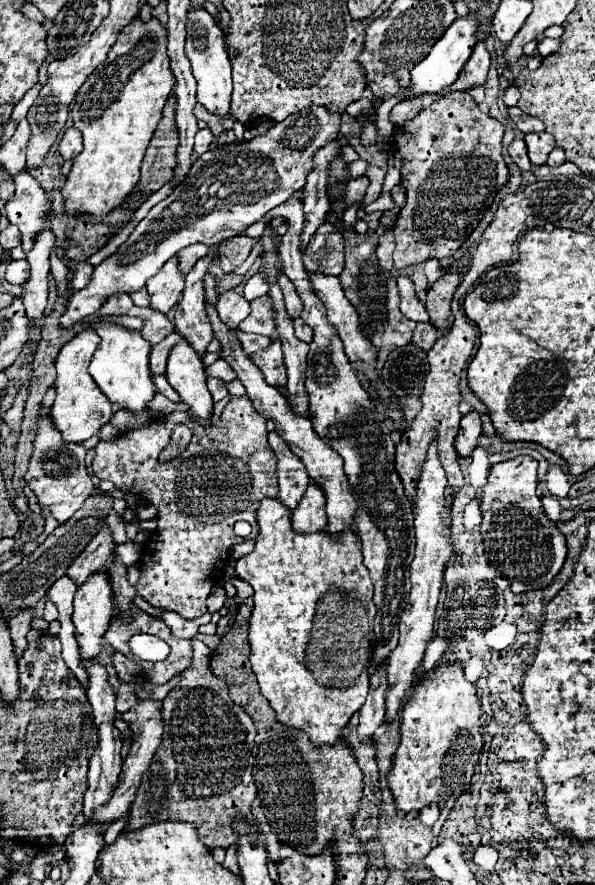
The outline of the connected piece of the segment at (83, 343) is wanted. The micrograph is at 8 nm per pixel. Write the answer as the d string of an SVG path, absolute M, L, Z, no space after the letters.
M94 329L80 331L72 341L68 341L56 359L56 399L50 409L50 417L54 427L62 433L62 439L66 443L84 443L92 435L96 435L102 425L106 425L112 417L112 405L106 401L106 395L94 385L92 377L88 375L88 365L92 359L92 353L98 347L98 335Z

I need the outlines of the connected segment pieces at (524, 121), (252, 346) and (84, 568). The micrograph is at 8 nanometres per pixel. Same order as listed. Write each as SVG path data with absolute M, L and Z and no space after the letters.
M510 107L508 109L508 115L510 115L510 119L514 121L514 125L522 133L538 133L538 131L544 131L542 121L536 121L536 117L530 117L530 115L522 113L518 107Z
M238 331L238 341L240 341L240 345L242 345L242 349L244 349L246 355L256 353L260 349L266 349L266 343L270 343L268 337L252 335L252 333L242 333L242 331Z
M100 529L98 535L90 541L90 545L74 559L74 563L68 569L68 577L80 587L90 575L94 575L98 569L102 569L114 549L114 541L108 529Z

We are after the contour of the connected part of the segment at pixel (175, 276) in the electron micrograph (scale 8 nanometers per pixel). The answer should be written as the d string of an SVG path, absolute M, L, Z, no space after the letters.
M172 257L166 261L164 267L154 277L150 277L146 289L150 295L150 307L154 311L168 313L184 289L184 277L178 271L178 259Z

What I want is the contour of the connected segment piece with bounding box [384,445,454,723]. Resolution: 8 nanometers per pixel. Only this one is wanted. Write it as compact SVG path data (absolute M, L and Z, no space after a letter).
M430 445L428 449L428 459L422 469L422 477L418 481L418 493L416 493L416 507L414 507L414 529L416 529L416 557L412 561L410 569L410 581L412 581L412 591L410 599L406 605L406 611L402 613L400 619L400 641L398 647L390 653L386 659L386 679L388 679L388 689L386 689L386 723L392 723L402 707L402 699L406 691L412 687L414 673L422 663L426 643L434 635L434 611L438 603L438 595L442 589L442 575L446 569L446 563L450 561L454 547L450 541L450 507L446 507L446 473L440 465L436 445Z

